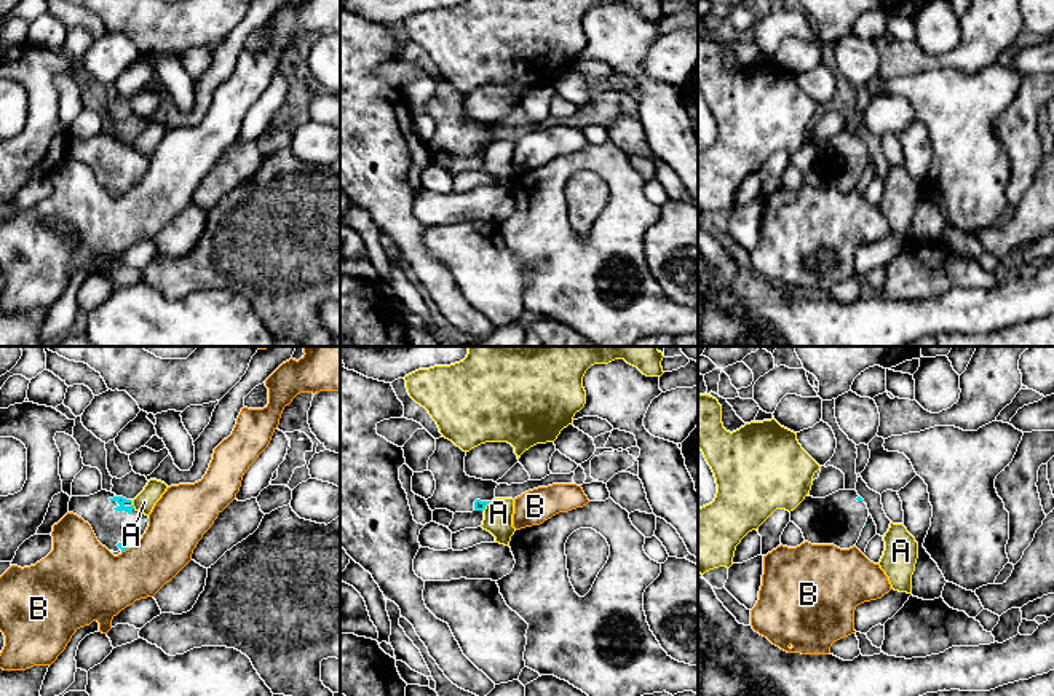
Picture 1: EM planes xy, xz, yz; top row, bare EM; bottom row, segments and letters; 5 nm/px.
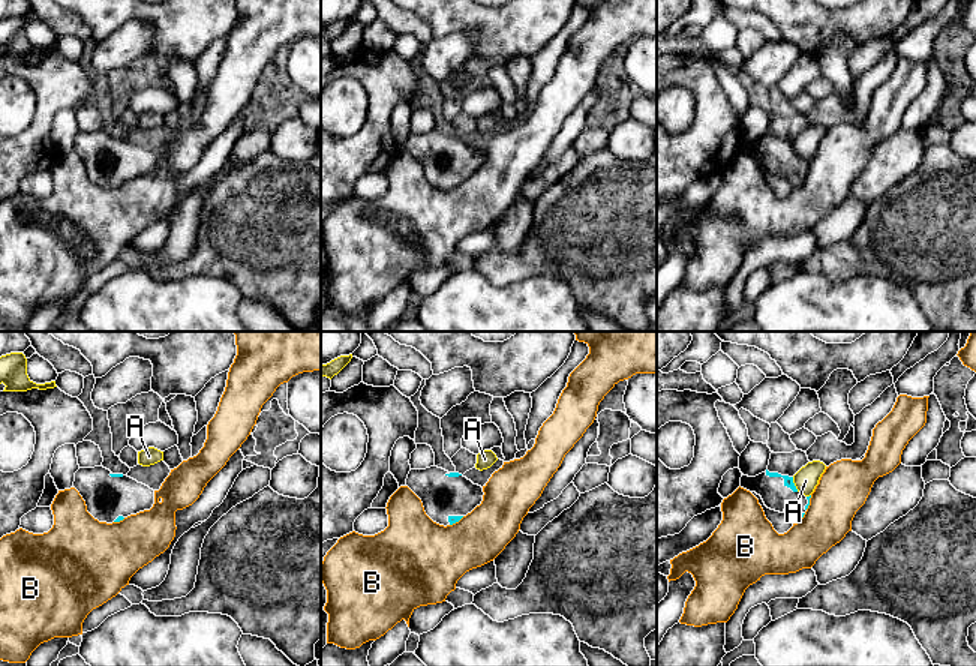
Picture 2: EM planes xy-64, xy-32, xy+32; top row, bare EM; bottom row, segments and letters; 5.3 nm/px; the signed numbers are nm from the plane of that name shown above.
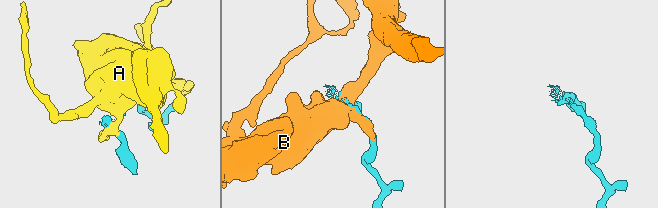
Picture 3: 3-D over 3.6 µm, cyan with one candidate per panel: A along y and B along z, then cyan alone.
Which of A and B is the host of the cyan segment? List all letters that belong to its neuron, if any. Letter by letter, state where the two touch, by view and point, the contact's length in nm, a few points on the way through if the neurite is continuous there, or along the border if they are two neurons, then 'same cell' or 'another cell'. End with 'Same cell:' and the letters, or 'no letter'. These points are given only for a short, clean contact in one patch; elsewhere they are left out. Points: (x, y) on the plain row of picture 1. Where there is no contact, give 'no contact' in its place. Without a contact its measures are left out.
A: contact xy (133, 149); length 30 nm; another cell
B: contact xy (126, 190); length 80 nm; another cell
Same cell: no letter

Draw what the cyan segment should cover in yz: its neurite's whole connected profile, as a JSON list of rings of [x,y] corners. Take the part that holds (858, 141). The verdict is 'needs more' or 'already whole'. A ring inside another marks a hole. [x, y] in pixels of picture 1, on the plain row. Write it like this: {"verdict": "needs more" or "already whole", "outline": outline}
{"verdict": "needs more", "outline": [[[838,132],[826,140],[810,136],[790,153],[794,164],[811,187],[856,188],[867,164],[869,152],[856,132]]]}

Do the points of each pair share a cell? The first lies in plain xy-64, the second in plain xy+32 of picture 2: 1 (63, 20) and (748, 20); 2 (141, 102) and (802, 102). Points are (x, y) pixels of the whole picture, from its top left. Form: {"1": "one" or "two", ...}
{"1": "one", "2": "one"}

